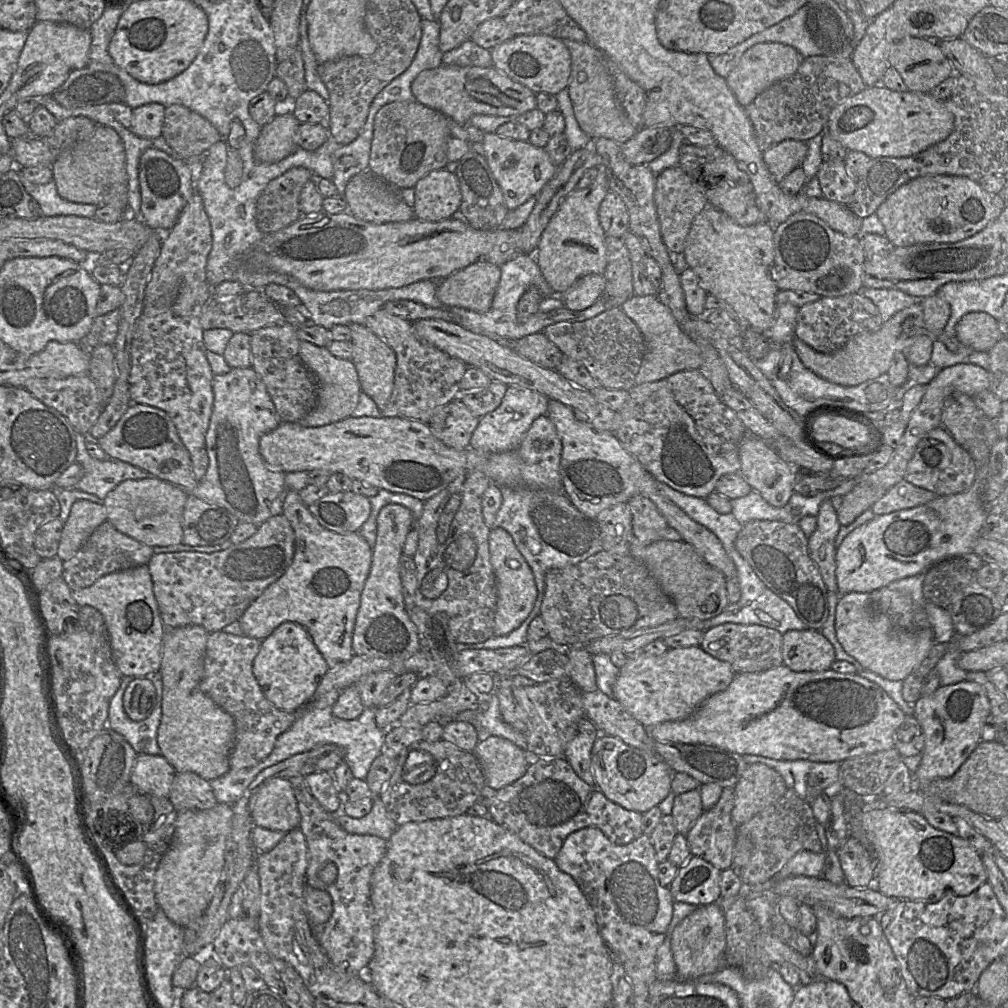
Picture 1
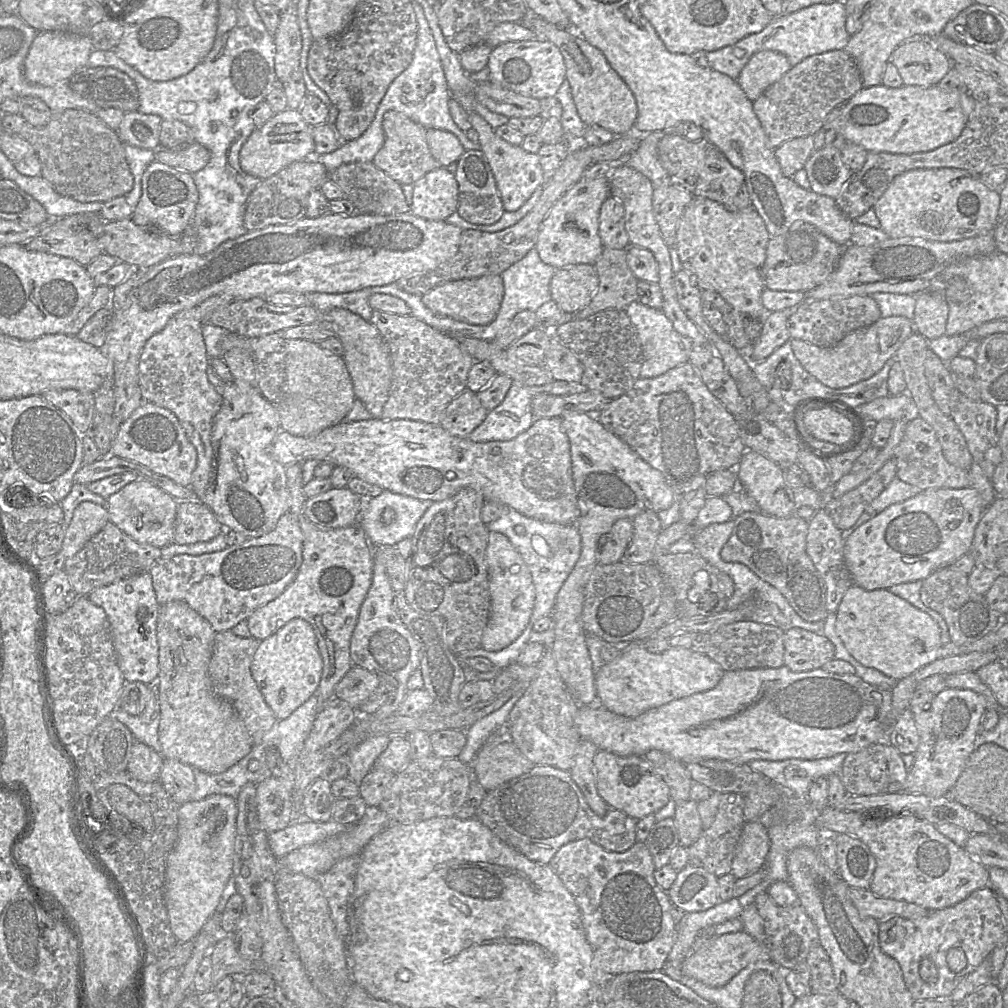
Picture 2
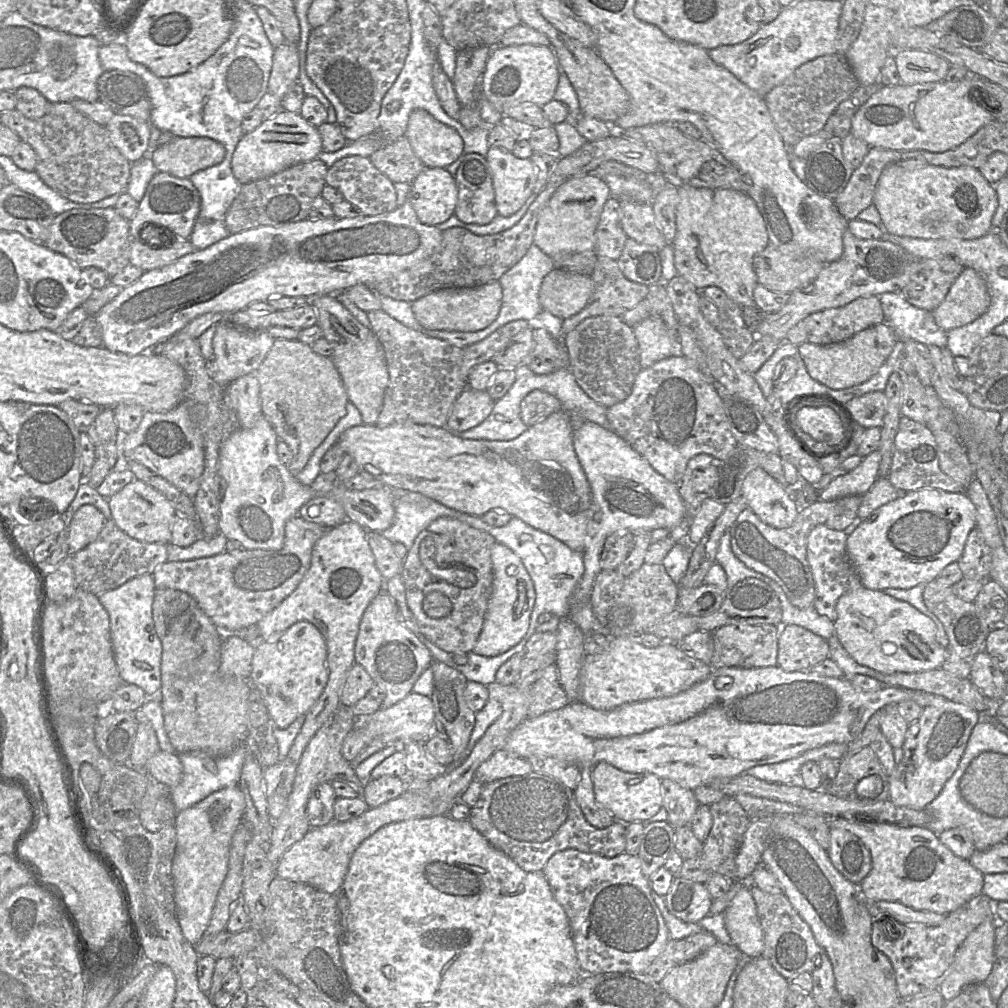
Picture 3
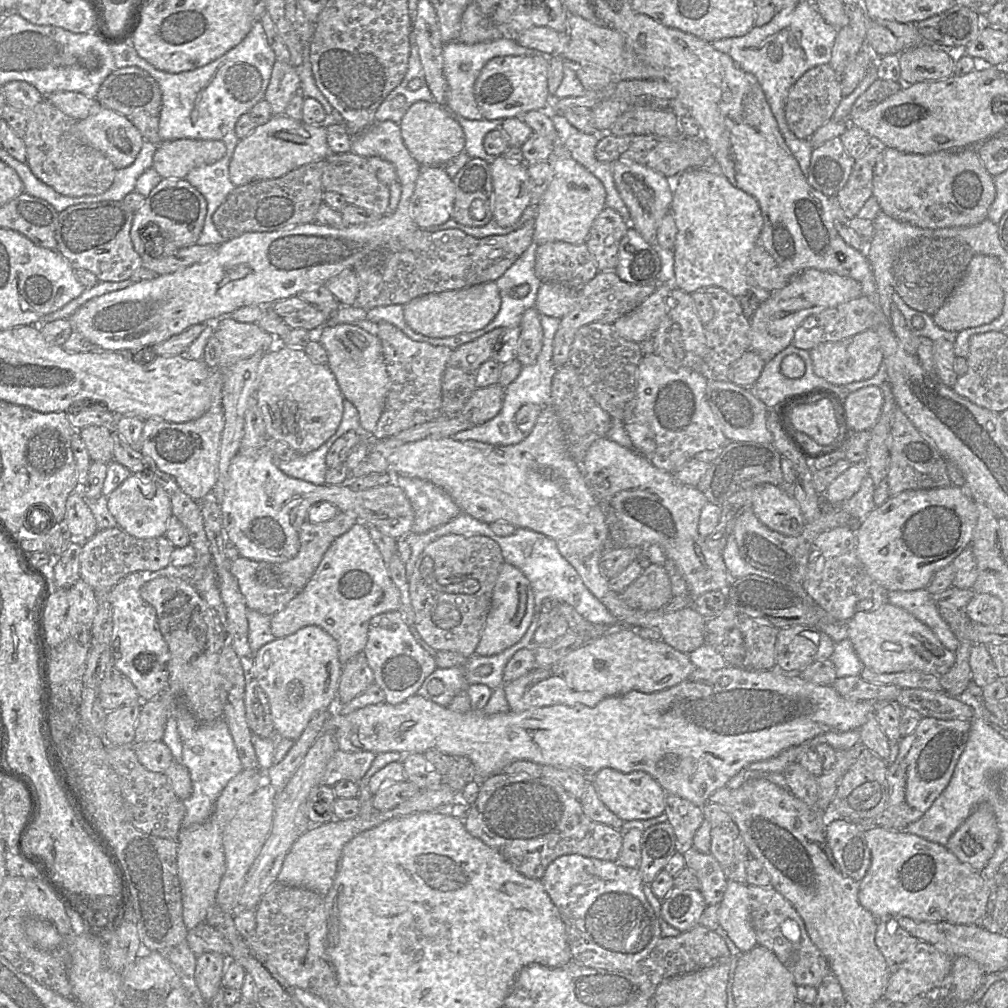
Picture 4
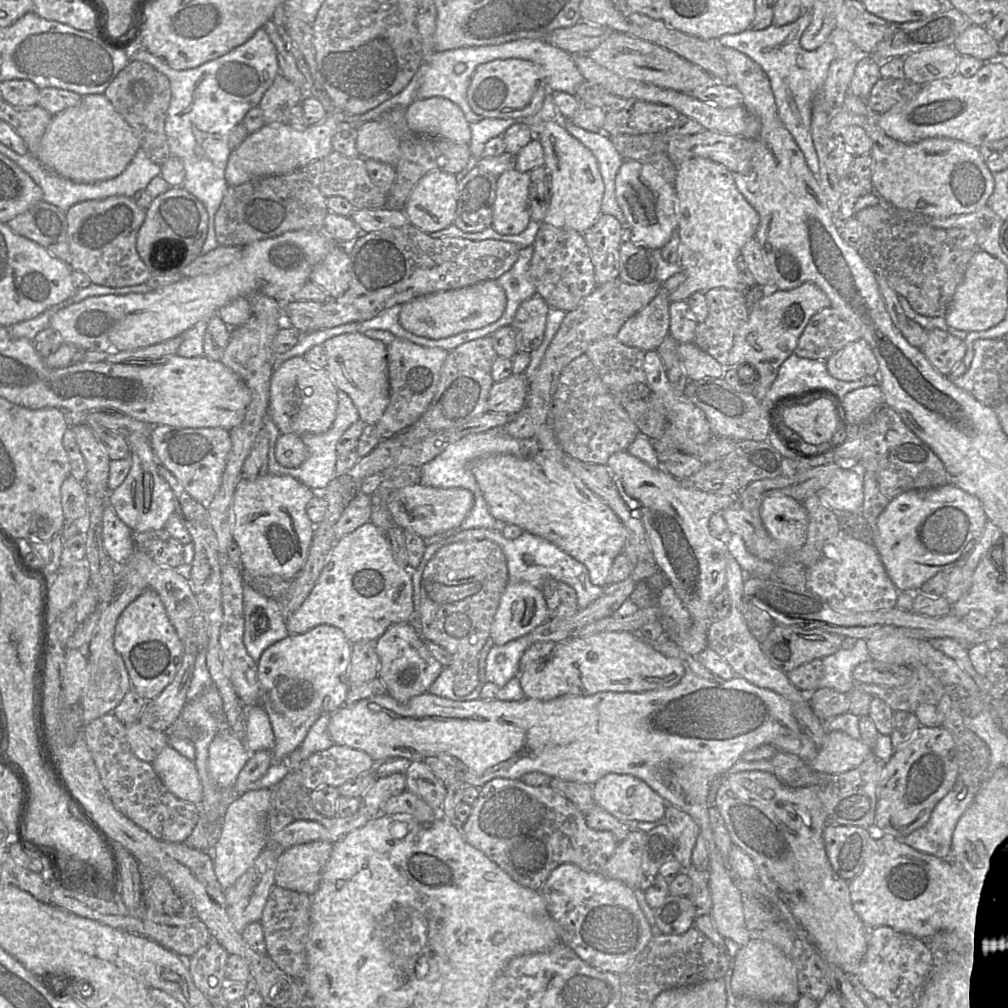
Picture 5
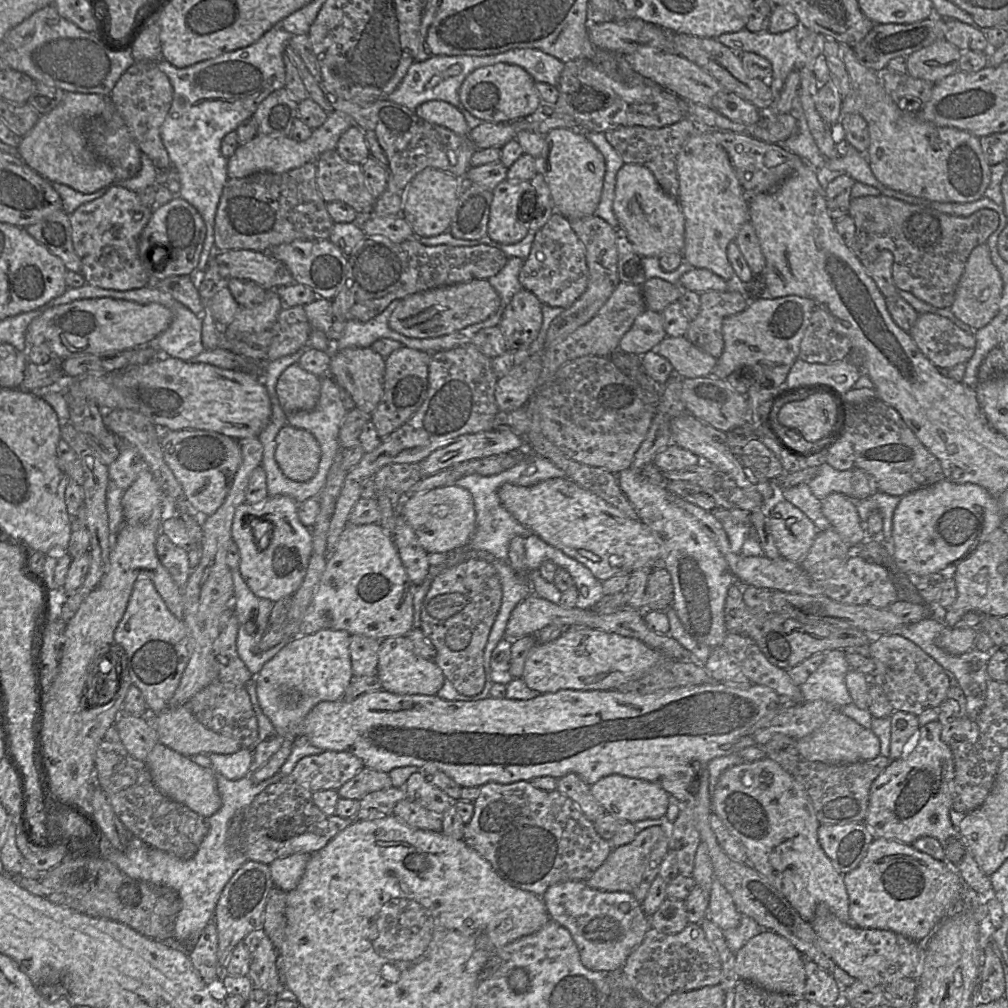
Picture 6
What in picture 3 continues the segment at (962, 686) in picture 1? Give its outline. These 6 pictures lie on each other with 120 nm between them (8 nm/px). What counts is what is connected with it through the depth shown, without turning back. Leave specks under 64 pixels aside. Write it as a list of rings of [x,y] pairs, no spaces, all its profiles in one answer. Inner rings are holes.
[[[947,700],[942,706],[924,708],[919,719],[909,725],[902,746],[903,759],[899,764],[896,764],[894,771],[889,776],[889,800],[896,806],[925,810],[956,771],[971,732],[979,721],[979,712],[950,700]]]

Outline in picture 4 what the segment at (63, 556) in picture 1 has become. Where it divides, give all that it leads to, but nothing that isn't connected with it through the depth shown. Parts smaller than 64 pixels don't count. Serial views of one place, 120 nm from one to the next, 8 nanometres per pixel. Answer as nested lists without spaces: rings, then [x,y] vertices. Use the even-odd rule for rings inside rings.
[[[78,484],[66,501],[66,526],[79,542],[90,539],[98,531],[96,519],[83,499],[83,485]]]

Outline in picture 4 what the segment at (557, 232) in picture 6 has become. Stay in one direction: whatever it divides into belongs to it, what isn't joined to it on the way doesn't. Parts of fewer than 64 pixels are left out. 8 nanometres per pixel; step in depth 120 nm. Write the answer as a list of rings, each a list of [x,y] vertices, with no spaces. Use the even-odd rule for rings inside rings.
[[[553,241],[537,248],[535,273],[542,282],[558,282],[580,289],[598,272],[586,243],[576,245]]]

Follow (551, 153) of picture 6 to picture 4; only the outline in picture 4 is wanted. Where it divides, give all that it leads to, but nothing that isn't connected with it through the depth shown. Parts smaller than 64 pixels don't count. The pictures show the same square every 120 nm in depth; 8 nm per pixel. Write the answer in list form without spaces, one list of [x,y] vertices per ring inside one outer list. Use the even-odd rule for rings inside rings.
[[[530,111],[525,113],[522,119],[534,133],[549,139],[554,145],[549,160],[554,176],[538,206],[534,241],[539,245],[553,241],[576,245],[586,243],[594,221],[606,207],[606,190],[603,183],[571,157],[561,143],[548,111]]]

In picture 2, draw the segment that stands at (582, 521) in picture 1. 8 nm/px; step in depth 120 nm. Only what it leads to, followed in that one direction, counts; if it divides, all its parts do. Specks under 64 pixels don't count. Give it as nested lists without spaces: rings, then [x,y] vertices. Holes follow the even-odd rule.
[[[506,508],[502,517],[487,524],[487,527],[490,532],[505,535],[530,570],[536,596],[530,621],[538,621],[544,616],[551,616],[556,597],[581,554],[581,536],[577,526],[541,521],[527,517],[512,508]]]

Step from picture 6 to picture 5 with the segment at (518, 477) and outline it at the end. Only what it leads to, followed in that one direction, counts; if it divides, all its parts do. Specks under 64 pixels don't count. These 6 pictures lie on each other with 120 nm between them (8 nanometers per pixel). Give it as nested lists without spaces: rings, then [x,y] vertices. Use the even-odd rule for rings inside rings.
[[[467,477],[461,480],[461,488],[469,490],[474,498],[474,506],[469,512],[468,519],[461,523],[459,530],[469,530],[474,528],[486,528],[489,530],[498,530],[502,523],[497,521],[489,512],[488,505],[483,494],[475,480],[475,477]]]

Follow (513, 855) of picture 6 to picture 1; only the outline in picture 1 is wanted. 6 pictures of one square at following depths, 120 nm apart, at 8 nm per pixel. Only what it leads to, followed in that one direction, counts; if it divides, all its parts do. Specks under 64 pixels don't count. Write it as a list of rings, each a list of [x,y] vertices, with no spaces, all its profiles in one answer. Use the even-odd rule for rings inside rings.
[[[564,757],[539,758],[529,765],[522,777],[496,791],[487,816],[553,860],[565,839],[582,828],[598,828],[617,845],[628,844],[643,834],[641,813],[608,800],[596,787],[579,778]]]

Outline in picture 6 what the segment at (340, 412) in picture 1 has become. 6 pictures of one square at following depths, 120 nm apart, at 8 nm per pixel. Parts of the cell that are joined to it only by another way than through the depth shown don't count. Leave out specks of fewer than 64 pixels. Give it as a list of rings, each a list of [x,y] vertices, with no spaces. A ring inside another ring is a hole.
[[[298,363],[287,367],[276,384],[279,404],[285,414],[314,410],[320,388],[321,377],[304,370]]]

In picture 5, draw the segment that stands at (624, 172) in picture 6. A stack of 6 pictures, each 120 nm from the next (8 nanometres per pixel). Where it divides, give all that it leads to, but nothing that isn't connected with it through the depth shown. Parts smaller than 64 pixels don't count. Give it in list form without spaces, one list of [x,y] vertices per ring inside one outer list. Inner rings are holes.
[[[624,160],[615,180],[616,199],[623,214],[626,217],[627,225],[631,230],[631,240],[635,244],[647,249],[661,249],[677,231],[678,207],[673,185],[669,184],[651,165],[634,160]]]

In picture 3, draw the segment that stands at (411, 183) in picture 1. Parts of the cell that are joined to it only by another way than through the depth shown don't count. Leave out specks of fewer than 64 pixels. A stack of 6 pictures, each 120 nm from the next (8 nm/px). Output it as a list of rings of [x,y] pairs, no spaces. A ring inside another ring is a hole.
[[[405,136],[373,152],[371,163],[393,183],[409,183],[425,168]]]

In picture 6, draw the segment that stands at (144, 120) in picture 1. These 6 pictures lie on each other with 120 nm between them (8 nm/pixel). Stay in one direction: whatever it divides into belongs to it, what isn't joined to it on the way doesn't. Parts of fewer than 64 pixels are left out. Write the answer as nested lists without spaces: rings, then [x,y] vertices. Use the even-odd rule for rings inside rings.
[[[65,92],[60,103],[49,113],[41,115],[35,126],[22,137],[17,147],[20,159],[48,182],[67,185],[83,194],[113,184],[115,172],[112,166],[96,157],[83,142],[89,120],[104,111],[106,99],[99,94]]]

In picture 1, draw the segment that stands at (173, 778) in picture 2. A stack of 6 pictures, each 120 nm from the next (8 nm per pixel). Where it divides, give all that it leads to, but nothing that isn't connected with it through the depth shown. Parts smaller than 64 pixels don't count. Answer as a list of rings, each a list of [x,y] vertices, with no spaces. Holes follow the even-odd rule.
[[[192,772],[176,773],[168,798],[178,813],[208,810],[217,804],[209,781]]]

